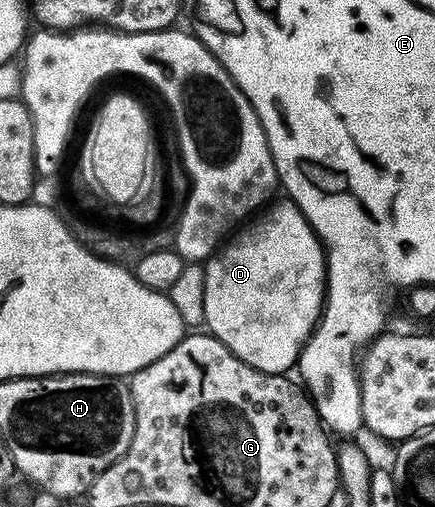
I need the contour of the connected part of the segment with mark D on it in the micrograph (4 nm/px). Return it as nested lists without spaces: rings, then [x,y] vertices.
[[[283,199],[280,205],[273,205],[256,223],[255,229],[245,230],[236,245],[229,246],[224,253],[216,252],[206,262],[203,311],[206,328],[220,341],[224,341],[242,361],[263,373],[283,375],[288,372],[290,365],[292,368],[298,362],[305,342],[311,338],[319,323],[327,291],[327,263],[323,242],[311,228],[306,215],[296,212],[295,202]]]

